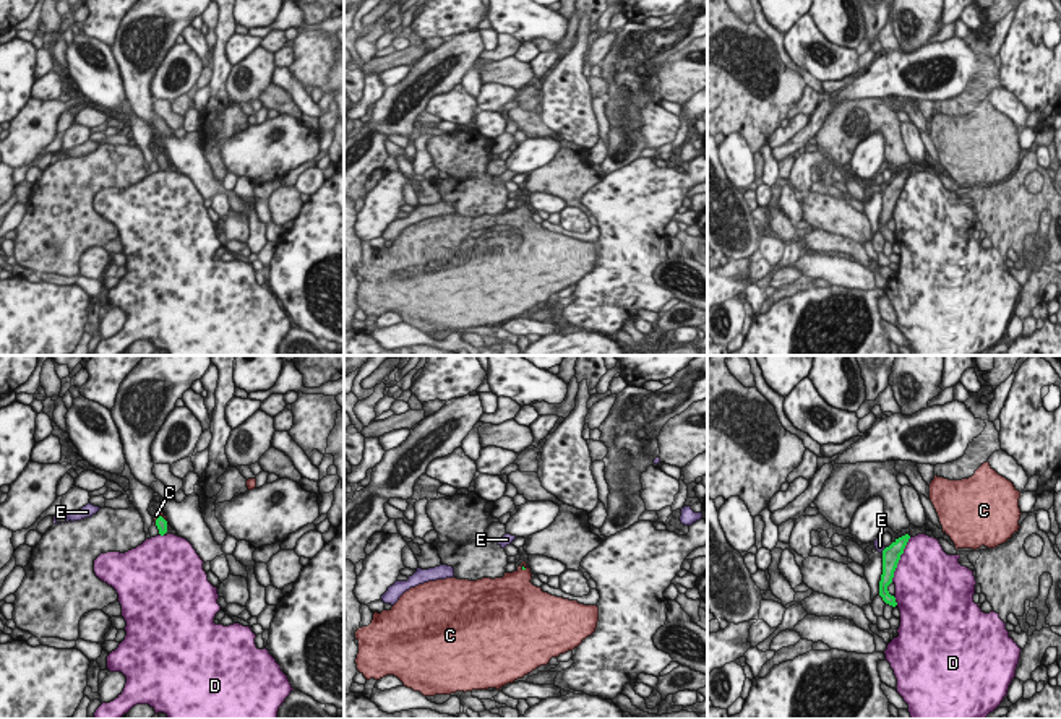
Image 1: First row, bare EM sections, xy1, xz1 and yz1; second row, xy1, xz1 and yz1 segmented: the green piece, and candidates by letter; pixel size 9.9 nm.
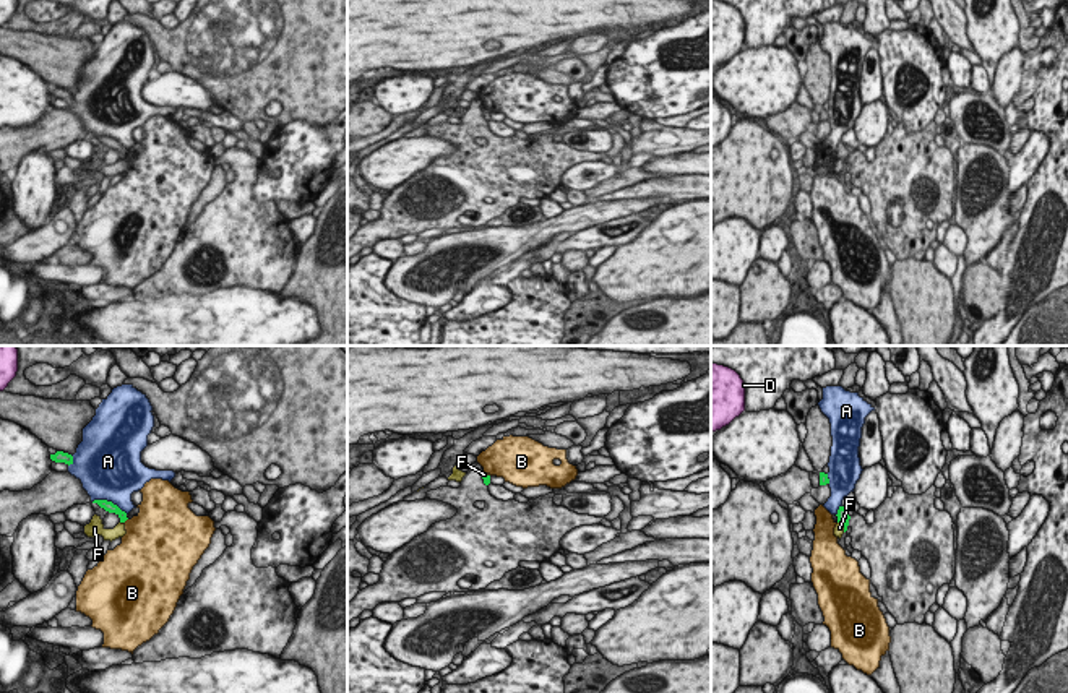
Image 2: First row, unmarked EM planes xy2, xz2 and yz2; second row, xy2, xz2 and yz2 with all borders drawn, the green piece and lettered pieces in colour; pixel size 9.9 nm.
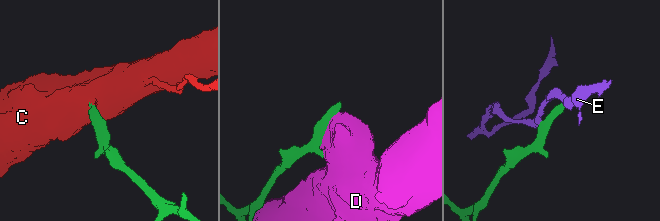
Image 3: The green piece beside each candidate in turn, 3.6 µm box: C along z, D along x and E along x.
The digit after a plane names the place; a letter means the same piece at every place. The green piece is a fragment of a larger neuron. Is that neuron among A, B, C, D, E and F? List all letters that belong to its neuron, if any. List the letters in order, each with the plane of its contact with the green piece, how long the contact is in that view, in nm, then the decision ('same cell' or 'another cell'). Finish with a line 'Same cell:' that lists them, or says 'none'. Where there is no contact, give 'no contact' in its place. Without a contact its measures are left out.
A: contact in xy2; length 380 nm; another cell
B: contact in xy2; length 80 nm; another cell
C: contact in xy1; length 130 nm; same cell
D: contact in yz1; length 480 nm; another cell
E: contact in yz1; length 80 nm; another cell
F: contact in yz2; length 130 nm; another cell
Same cell: C

